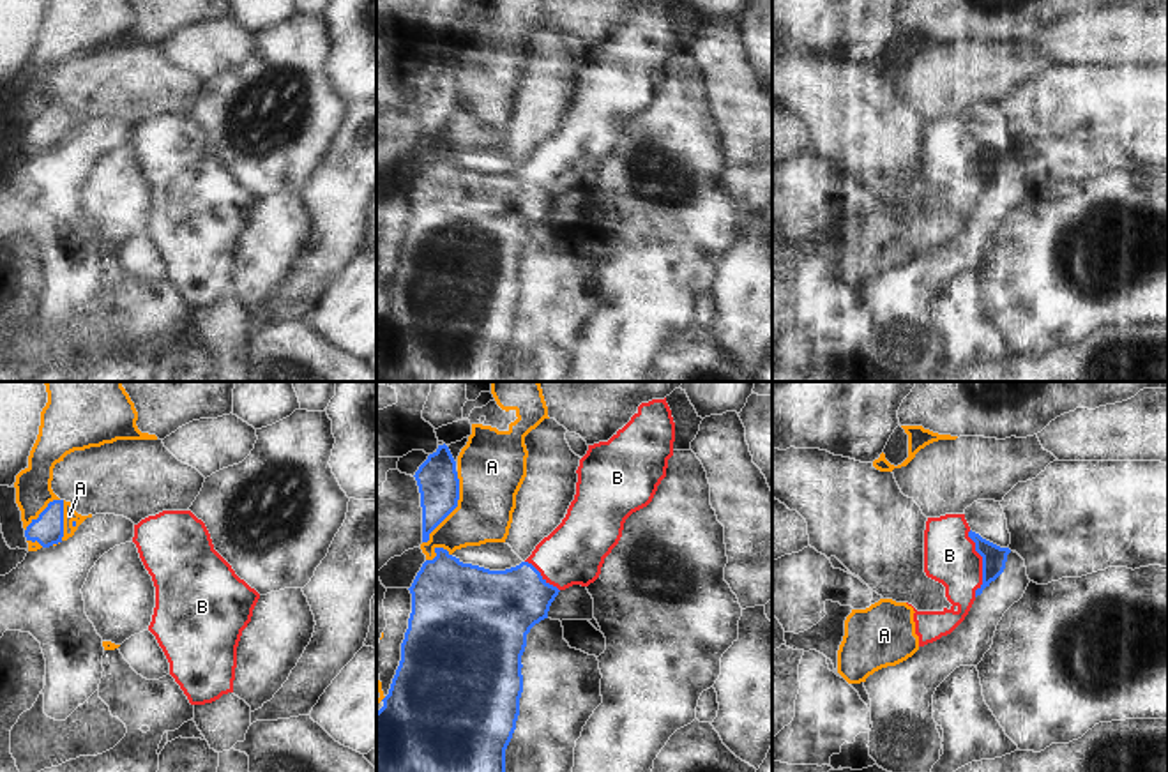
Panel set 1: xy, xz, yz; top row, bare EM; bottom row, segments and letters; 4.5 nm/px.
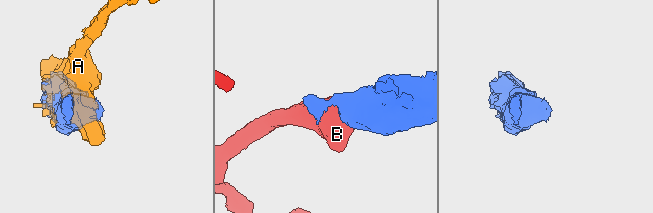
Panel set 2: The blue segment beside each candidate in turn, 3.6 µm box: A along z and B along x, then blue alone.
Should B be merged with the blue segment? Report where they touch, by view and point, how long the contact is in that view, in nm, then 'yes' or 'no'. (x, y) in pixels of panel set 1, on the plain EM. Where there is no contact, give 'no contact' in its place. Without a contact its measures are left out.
yz (983, 168) | 300 nm | yes

